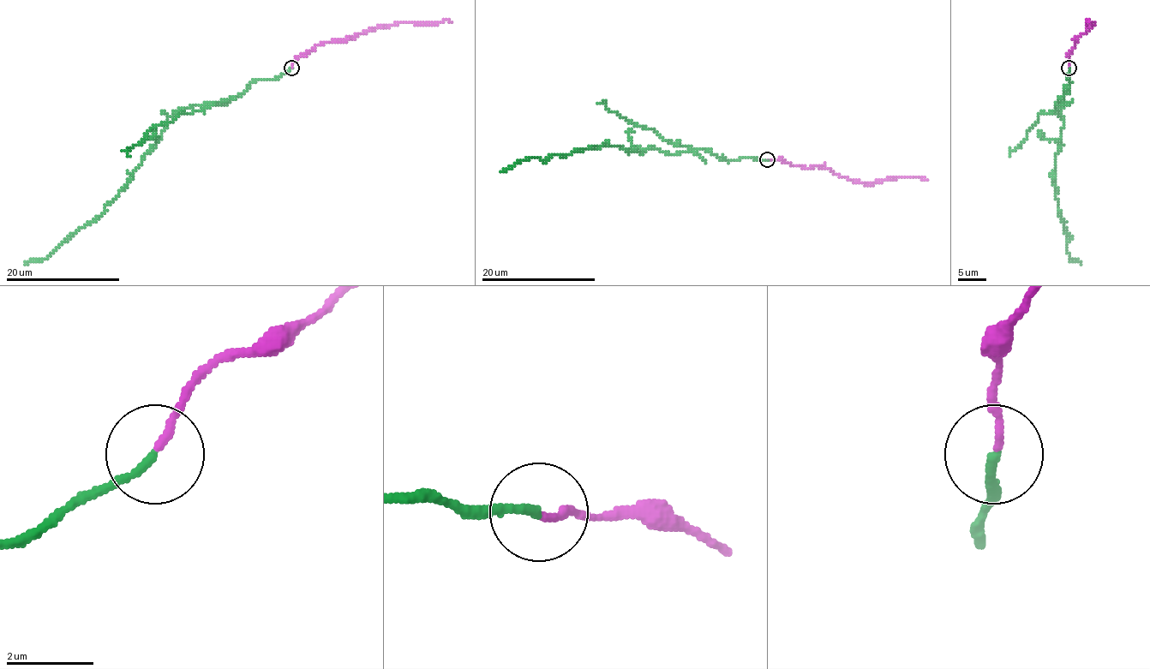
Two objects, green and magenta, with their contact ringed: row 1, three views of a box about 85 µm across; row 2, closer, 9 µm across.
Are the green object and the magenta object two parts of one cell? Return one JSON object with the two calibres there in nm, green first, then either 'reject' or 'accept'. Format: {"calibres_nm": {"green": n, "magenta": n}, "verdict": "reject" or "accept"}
{"calibres_nm": {"green": 200, "magenta": 160}, "verdict": "reject"}

